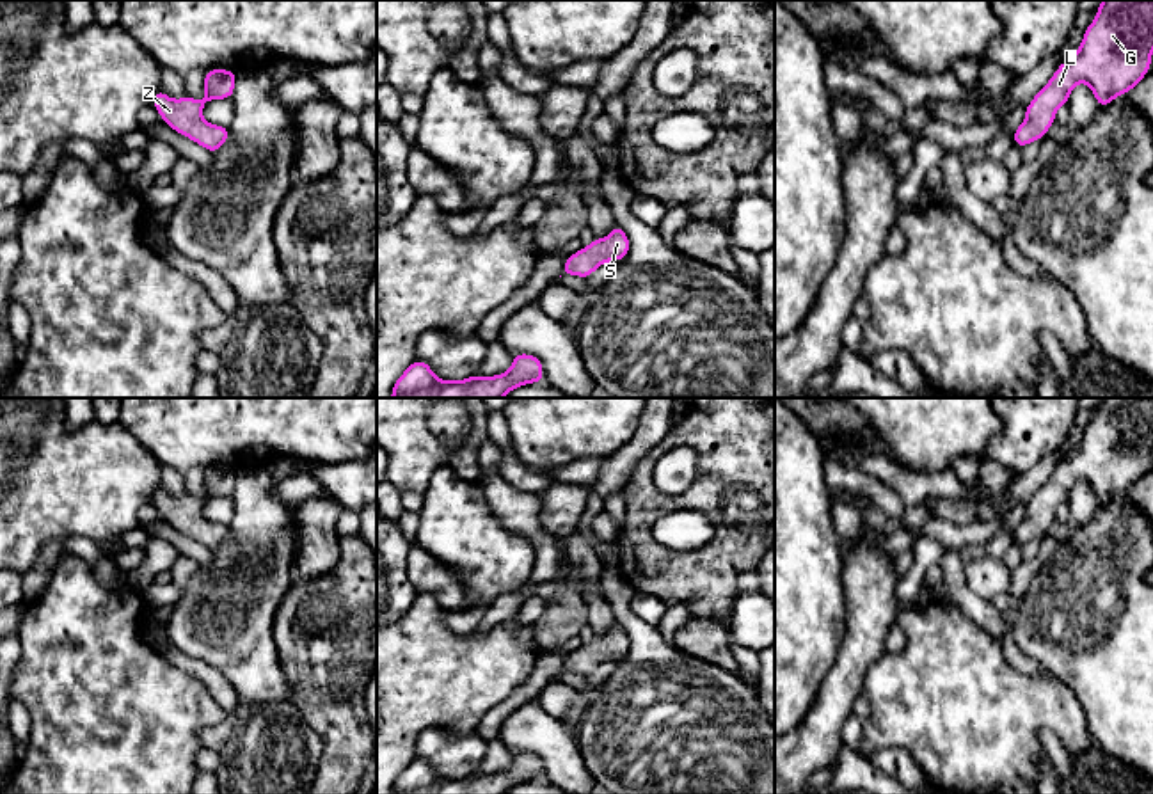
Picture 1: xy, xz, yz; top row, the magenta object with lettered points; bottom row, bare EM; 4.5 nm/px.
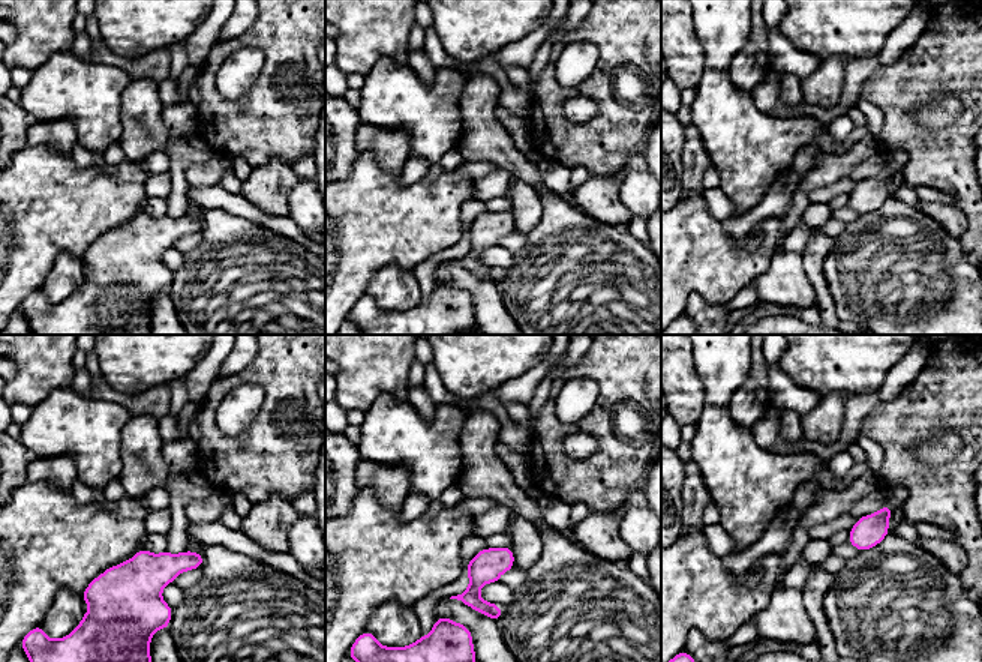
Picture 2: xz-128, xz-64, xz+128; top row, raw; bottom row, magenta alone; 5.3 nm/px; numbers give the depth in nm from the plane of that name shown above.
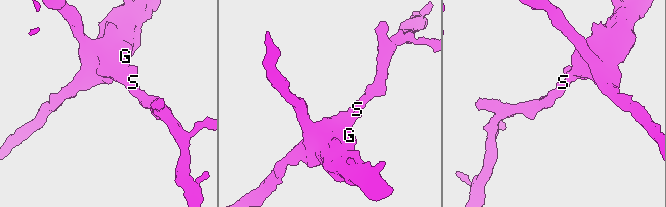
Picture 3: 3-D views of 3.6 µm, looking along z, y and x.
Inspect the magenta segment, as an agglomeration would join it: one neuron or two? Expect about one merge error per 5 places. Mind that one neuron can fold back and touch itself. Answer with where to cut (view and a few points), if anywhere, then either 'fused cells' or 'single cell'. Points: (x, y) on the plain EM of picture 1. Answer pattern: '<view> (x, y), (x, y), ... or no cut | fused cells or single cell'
no cut | single cell

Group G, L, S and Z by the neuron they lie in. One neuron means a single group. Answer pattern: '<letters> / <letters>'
G L S Z

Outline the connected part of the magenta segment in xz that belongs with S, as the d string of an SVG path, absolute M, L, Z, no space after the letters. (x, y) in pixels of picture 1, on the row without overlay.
M620 622L606 636L595 636L590 643L570 652L561 673L579 673L588 677L600 663L622 659L631 647L629 636Z

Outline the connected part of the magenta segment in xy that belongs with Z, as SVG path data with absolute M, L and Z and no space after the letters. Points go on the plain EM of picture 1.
M206 467L203 499L197 499L188 492L181 497L171 497L162 487L158 487L151 503L158 508L160 515L171 528L187 533L192 540L215 552L231 535L229 526L204 520L201 512L208 499L233 496L235 481L236 469Z

